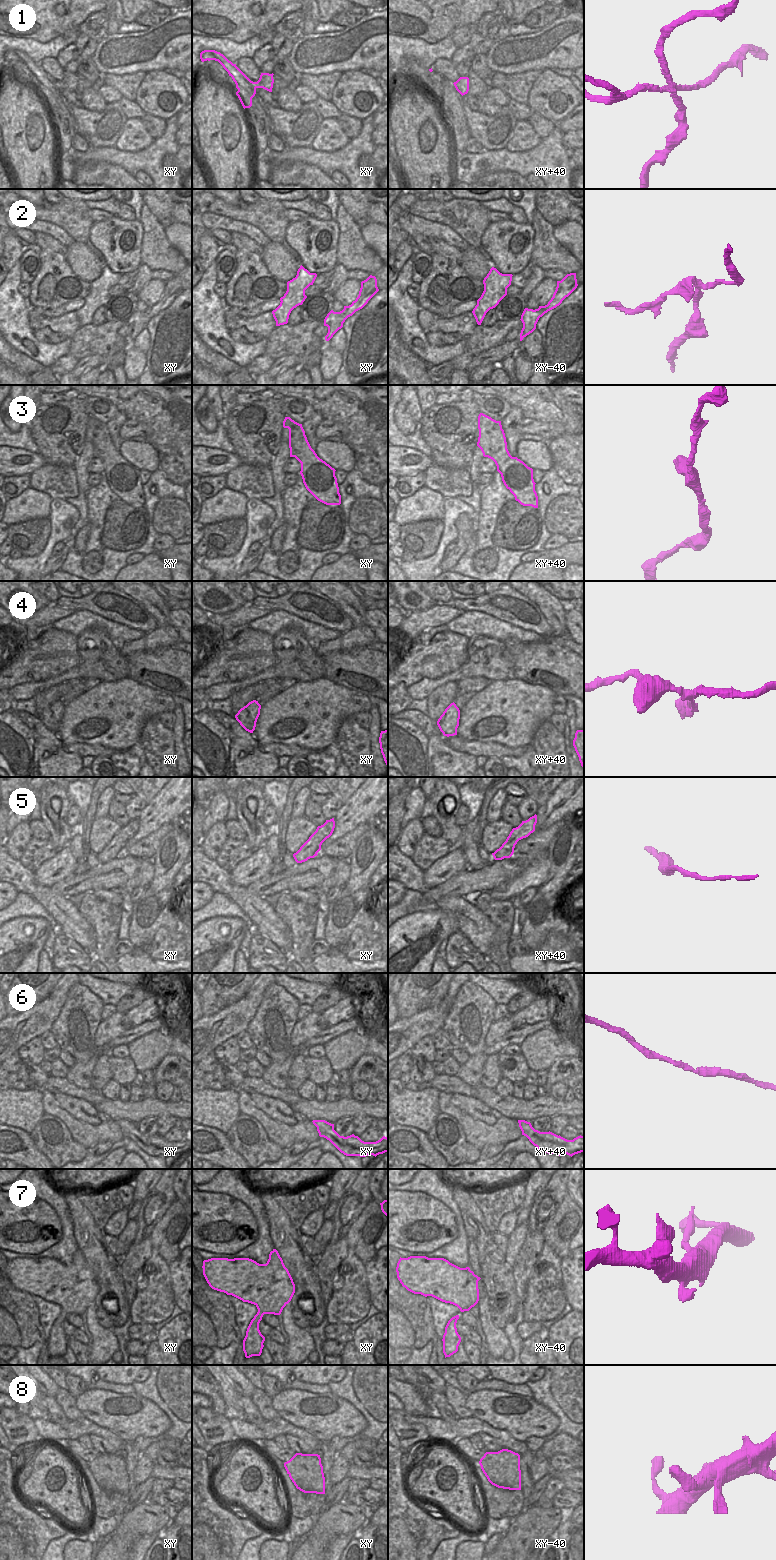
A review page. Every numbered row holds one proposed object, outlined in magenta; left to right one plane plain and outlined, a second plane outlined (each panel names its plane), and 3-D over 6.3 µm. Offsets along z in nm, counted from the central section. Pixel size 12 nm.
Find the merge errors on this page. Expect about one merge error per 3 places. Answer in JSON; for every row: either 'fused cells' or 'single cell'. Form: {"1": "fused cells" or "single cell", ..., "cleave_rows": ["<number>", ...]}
{"1": "fused cells", "2": "fused cells", "3": "single cell", "4": "single cell", "5": "fused cells", "6": "single cell", "7": "single cell", "8": "single cell", "cleave_rows": ["1", "2", "5"]}

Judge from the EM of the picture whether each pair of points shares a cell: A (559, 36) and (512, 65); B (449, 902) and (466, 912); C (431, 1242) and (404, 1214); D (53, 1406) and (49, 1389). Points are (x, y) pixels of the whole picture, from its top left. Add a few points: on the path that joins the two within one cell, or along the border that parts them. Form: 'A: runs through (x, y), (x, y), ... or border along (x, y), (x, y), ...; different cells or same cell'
A: runs through (547, 48), (524, 53); same cell
B: runs through (453, 904), (462, 909); same cell
C: runs through (418, 1244), (416, 1246), (406, 1240), (403, 1227); same cell
D: border along (46, 1395), (54, 1397); different cells

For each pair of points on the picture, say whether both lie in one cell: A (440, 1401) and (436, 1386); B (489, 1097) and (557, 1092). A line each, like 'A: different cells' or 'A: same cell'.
A: different cells
B: different cells

